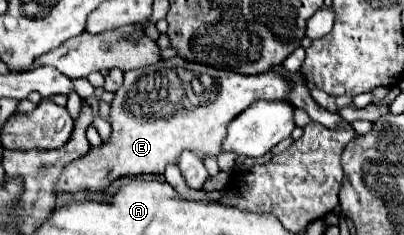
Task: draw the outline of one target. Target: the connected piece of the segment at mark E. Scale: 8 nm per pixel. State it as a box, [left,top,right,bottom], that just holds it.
[56,57,290,195]

